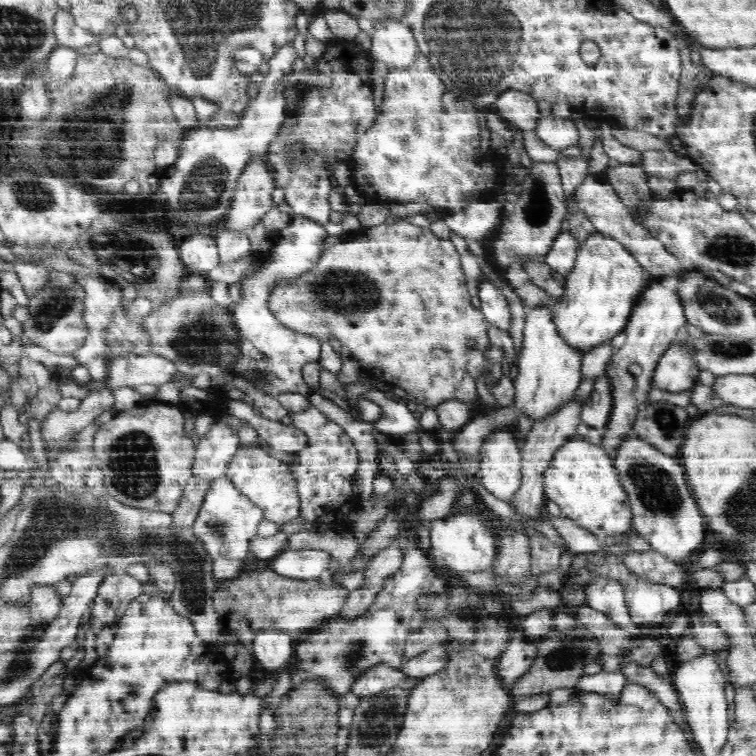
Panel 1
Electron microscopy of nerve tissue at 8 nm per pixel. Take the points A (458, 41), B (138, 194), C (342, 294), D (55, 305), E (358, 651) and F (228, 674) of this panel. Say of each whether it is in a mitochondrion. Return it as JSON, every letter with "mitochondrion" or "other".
{"A":"mitochondrion","B":"other","C":"mitochondrion","D":"mitochondrion","E":"mitochondrion","F":"other"}

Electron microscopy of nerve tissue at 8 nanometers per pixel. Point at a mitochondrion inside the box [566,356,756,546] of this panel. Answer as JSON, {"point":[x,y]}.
{"point":[655,487]}

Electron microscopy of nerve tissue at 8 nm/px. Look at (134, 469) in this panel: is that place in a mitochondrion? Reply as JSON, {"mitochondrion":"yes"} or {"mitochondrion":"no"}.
{"mitochondrion":"yes"}

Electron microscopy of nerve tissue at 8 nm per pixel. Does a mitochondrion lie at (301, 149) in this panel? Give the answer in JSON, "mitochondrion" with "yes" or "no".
{"mitochondrion":"yes"}

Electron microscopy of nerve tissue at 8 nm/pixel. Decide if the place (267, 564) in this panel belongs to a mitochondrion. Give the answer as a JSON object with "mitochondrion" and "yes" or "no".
{"mitochondrion":"no"}

